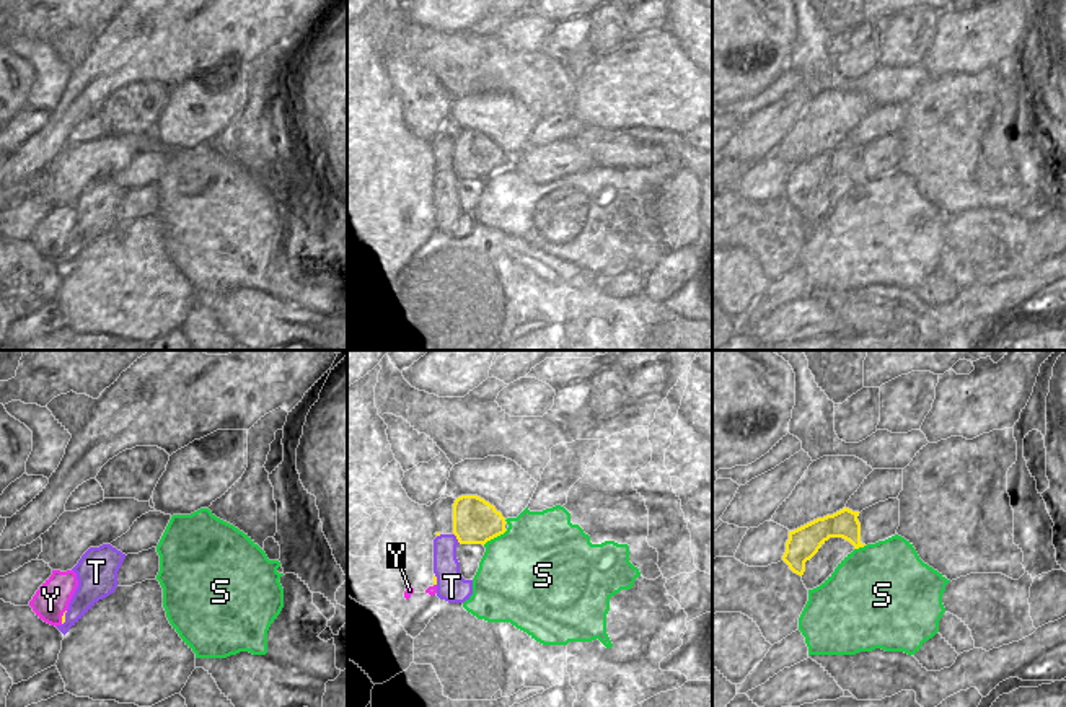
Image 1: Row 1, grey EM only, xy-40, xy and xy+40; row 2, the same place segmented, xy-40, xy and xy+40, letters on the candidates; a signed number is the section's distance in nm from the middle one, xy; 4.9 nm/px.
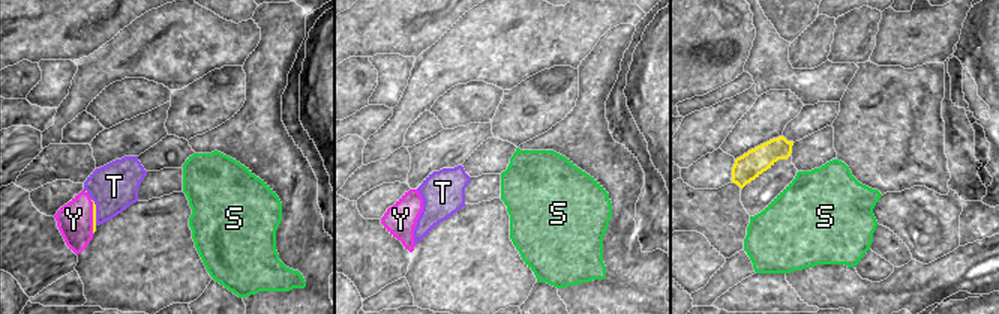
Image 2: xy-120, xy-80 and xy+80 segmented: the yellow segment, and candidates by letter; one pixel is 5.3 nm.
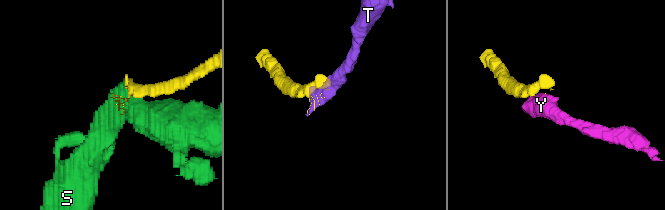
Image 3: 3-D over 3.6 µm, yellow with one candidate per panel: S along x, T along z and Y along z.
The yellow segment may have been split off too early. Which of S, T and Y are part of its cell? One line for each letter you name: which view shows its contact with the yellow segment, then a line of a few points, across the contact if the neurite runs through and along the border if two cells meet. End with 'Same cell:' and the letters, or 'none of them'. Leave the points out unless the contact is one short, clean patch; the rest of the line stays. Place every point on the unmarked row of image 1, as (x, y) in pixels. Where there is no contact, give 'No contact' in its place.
Y: Touches yellow in xy-40. Line: xy-40 (66, 246), (62, 251), (51, 240), (51, 235)
Same cell: Y.

